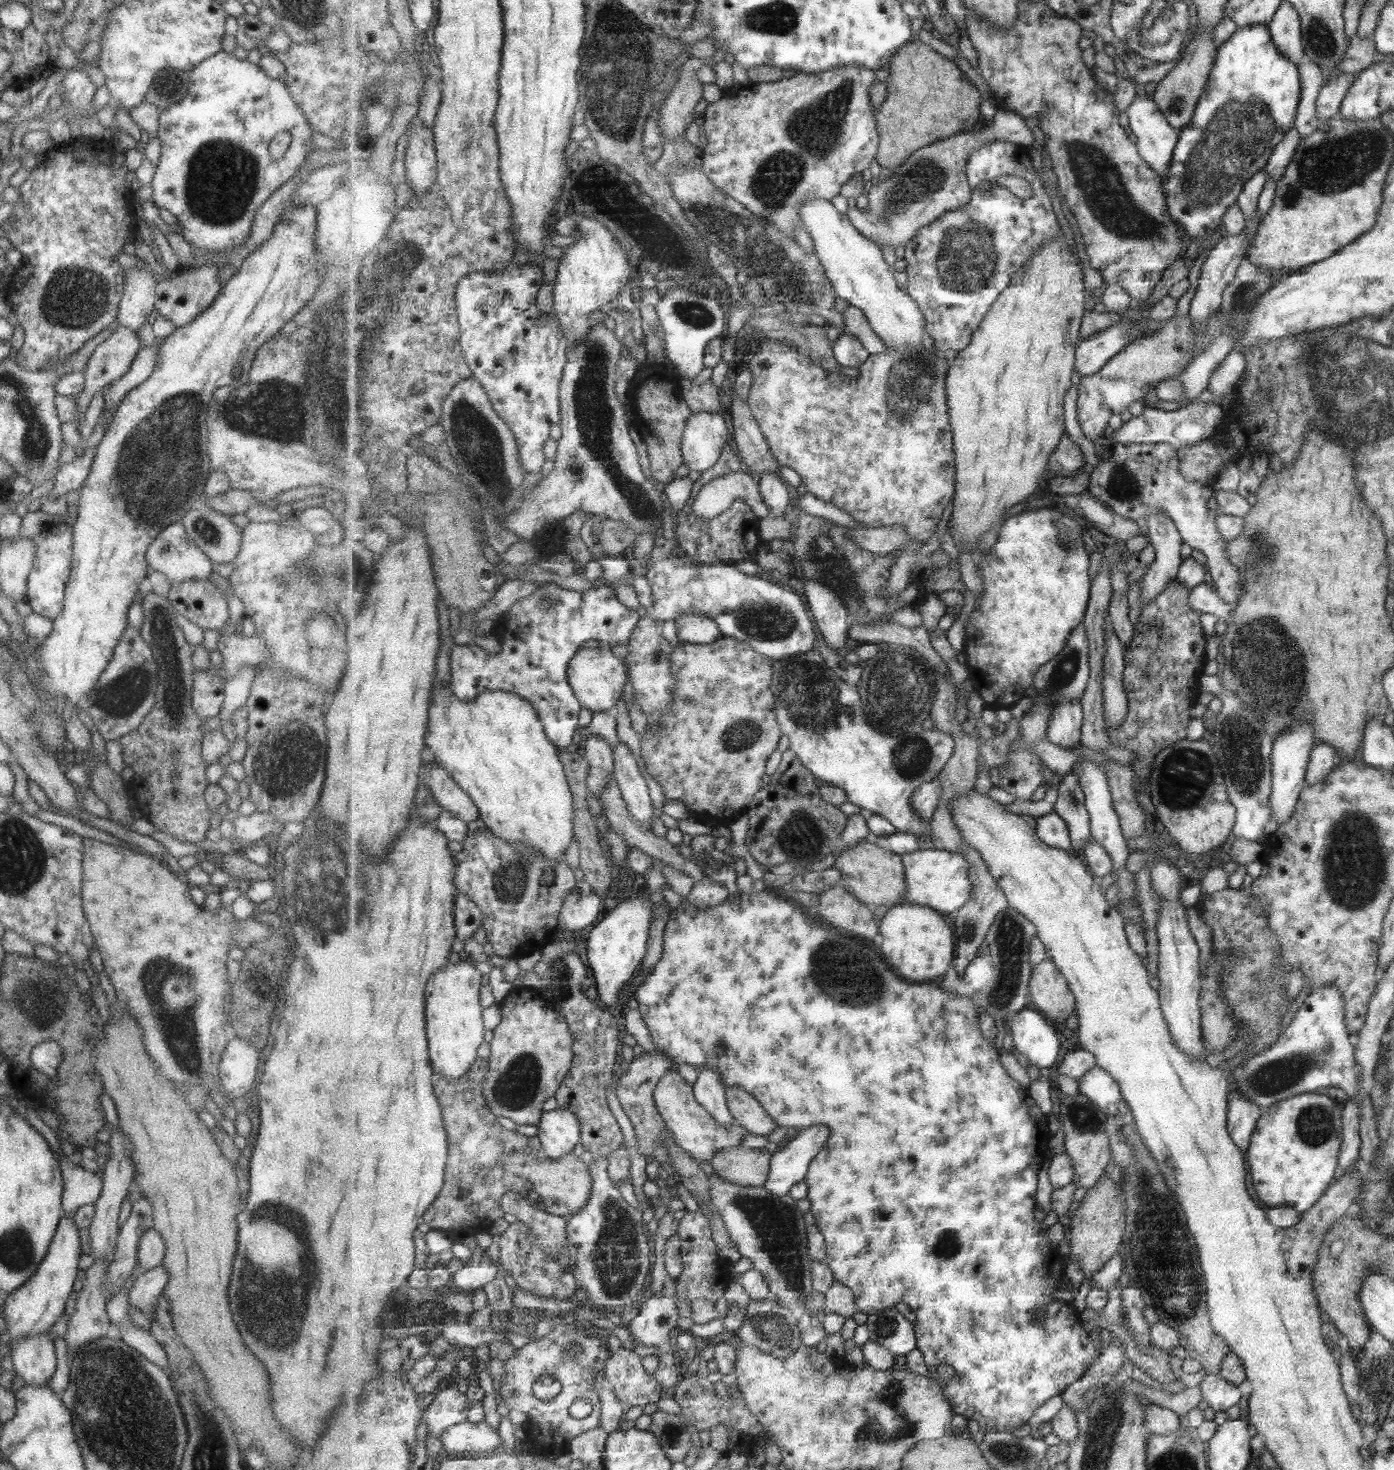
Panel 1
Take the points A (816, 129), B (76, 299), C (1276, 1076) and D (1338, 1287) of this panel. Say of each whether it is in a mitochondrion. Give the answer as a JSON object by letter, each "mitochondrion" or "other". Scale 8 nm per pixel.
{"A":"mitochondrion","B":"mitochondrion","C":"mitochondrion","D":"other"}

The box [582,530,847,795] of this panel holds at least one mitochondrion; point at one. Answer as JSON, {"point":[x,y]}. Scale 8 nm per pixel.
{"point":[771,622]}

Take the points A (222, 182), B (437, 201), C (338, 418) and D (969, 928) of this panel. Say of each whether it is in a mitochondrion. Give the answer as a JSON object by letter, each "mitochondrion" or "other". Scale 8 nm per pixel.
{"A":"mitochondrion","B":"other","C":"mitochondrion","D":"mitochondrion"}

